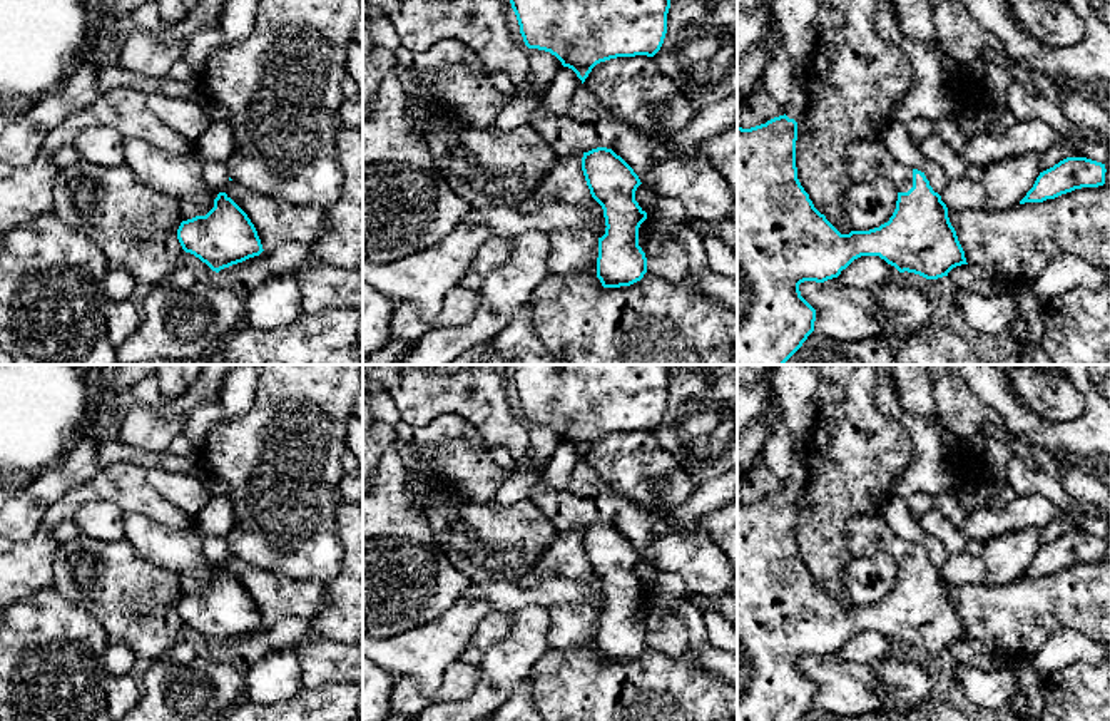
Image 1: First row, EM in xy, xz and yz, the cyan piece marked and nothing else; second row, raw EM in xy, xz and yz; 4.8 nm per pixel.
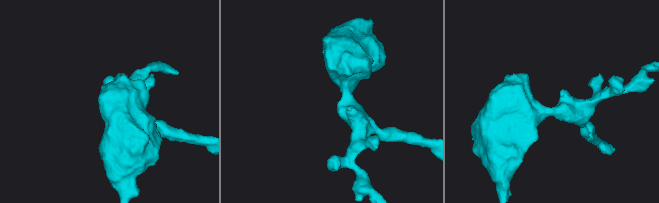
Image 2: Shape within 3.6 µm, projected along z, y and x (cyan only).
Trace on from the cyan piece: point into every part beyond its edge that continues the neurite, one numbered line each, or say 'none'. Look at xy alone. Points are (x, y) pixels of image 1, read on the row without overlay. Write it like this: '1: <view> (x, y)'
1: xy (216, 551)

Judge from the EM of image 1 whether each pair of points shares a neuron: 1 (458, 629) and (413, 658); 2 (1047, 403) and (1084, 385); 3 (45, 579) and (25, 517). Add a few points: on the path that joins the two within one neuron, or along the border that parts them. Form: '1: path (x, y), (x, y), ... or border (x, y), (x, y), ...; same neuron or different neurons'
1: path (447, 638), (425, 653); same neuron
2: border (1072, 382), (1084, 412), (1057, 424); different neurons
3: border (42, 522), (29, 537), (17, 541); different neurons

